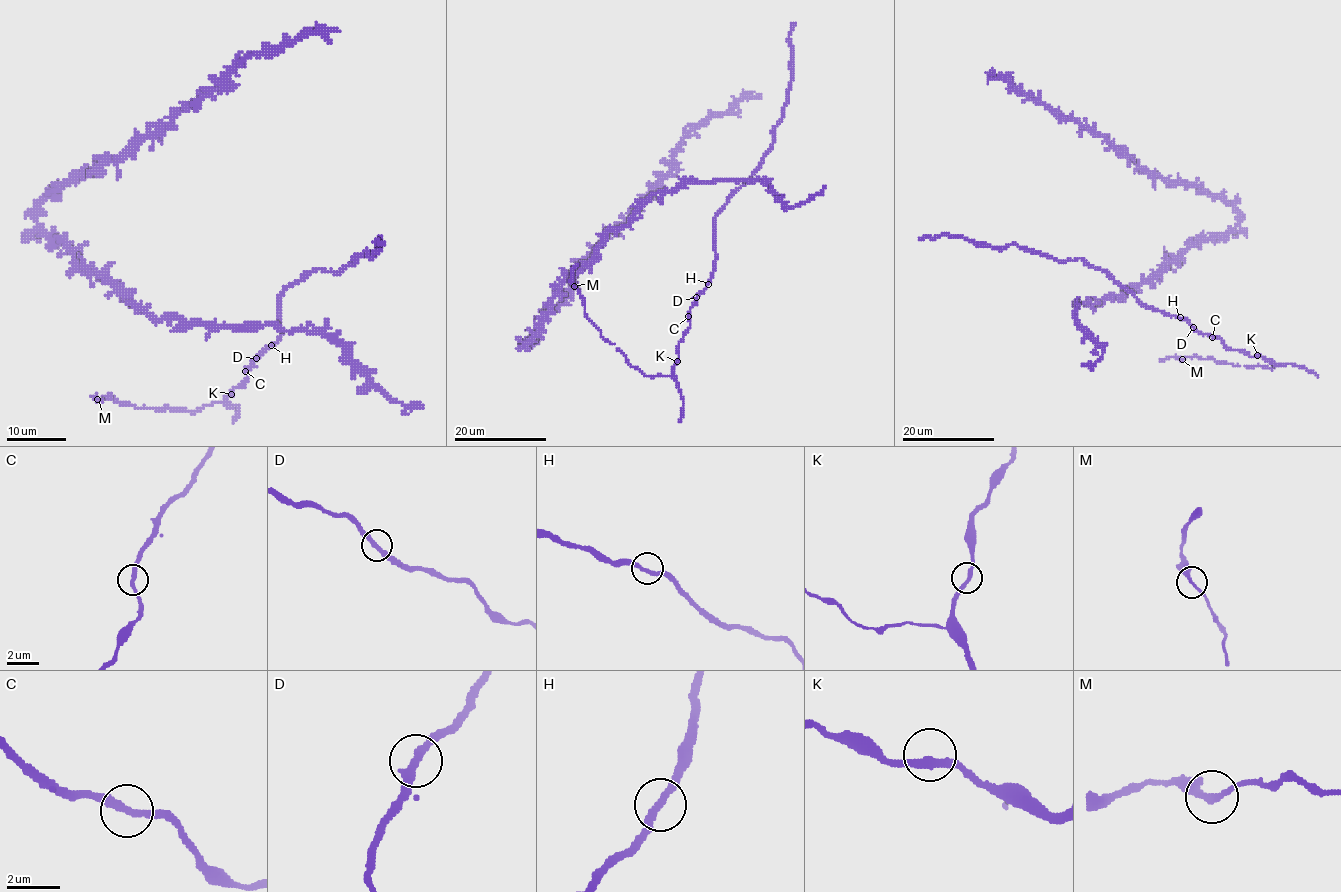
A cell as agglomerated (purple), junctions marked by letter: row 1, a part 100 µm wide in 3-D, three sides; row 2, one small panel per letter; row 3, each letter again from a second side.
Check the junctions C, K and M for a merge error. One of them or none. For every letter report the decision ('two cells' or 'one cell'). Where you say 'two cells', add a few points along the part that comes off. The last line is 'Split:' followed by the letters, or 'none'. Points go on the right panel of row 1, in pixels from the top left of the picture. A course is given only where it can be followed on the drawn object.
C: one cell
K: one cell
M: one cell
Split: none

